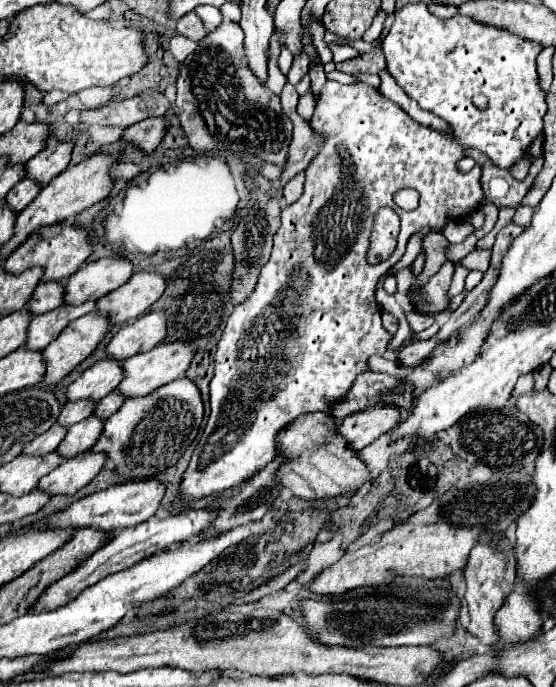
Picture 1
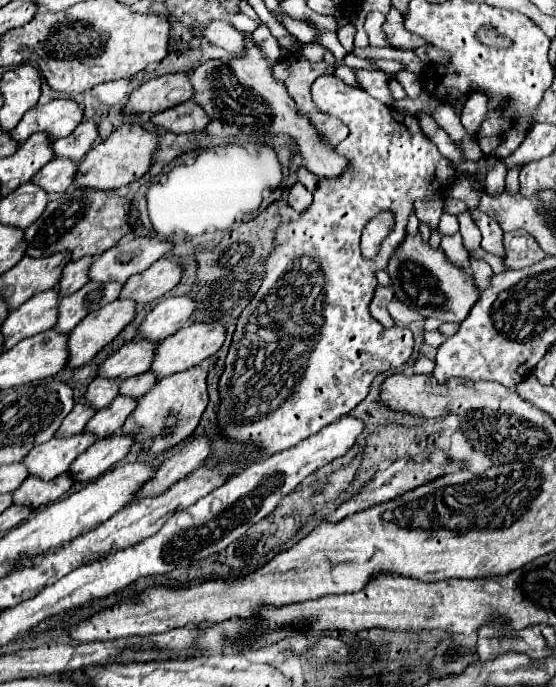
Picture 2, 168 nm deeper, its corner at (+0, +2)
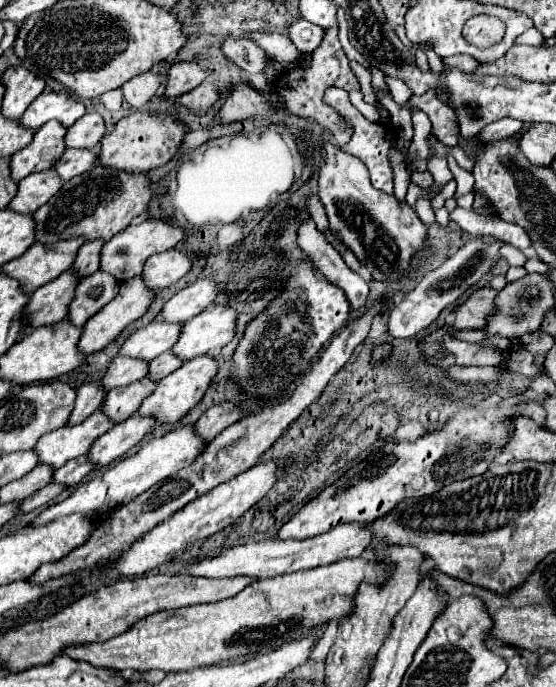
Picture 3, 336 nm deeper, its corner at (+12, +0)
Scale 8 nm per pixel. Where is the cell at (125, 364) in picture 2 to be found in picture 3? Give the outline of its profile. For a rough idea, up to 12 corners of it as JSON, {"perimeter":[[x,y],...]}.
{"perimeter":[[150,322],[122,346],[122,356],[154,360],[180,338],[182,324]]}

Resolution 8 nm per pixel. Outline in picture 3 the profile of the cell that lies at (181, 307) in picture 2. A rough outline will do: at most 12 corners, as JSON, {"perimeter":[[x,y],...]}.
{"perimeter":[[198,278],[164,304],[156,320],[184,324],[218,294],[214,278]]}

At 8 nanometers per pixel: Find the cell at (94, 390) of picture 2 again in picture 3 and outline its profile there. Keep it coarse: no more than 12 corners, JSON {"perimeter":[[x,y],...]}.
{"perimeter":[[116,356],[100,380],[128,386],[148,374],[148,360]]}

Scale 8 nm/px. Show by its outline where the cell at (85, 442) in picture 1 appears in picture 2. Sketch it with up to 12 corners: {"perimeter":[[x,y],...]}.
{"perimeter":[[116,396],[96,410],[84,432],[98,438],[118,432],[136,400]]}

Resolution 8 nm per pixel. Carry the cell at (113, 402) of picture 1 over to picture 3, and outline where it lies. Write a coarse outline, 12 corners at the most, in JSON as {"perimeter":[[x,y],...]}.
{"perimeter":[[172,350],[150,362],[148,376],[162,380],[182,366]]}

